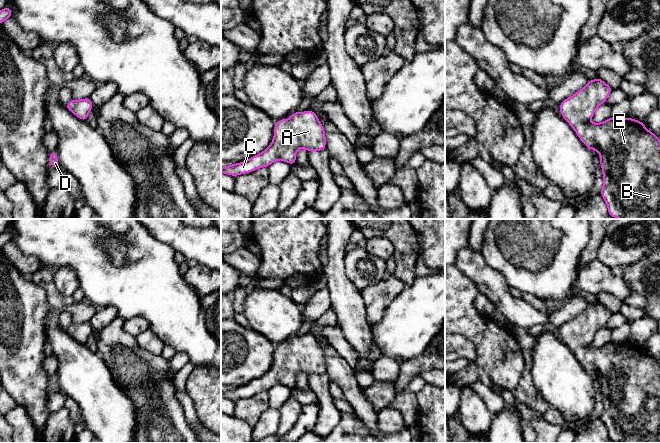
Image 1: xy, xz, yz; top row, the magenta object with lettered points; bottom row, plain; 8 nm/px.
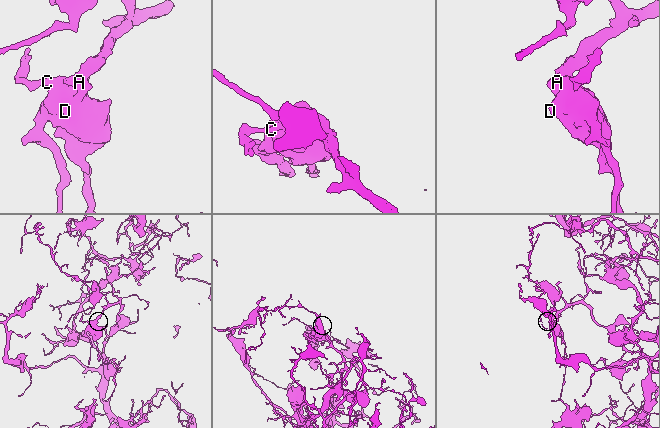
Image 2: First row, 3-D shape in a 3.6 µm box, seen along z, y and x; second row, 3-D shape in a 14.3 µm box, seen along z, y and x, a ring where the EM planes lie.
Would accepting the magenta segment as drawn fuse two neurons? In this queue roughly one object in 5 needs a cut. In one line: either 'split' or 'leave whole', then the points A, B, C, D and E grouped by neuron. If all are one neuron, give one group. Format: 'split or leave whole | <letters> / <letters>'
leave whole | A B C D E

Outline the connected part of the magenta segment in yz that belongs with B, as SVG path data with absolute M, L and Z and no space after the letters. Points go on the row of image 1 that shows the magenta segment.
M597 76L559 105L561 115L586 147L589 150L596 150L600 155L604 182L600 193L608 207L609 216L621 219L660 219L660 139L658 136L649 131L642 121L630 117L617 119L611 116L601 123L590 122L597 108L605 103L611 91L611 86Z

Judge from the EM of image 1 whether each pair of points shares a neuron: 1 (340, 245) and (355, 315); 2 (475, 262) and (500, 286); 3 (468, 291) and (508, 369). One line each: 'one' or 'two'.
1: one
2: one
3: one

